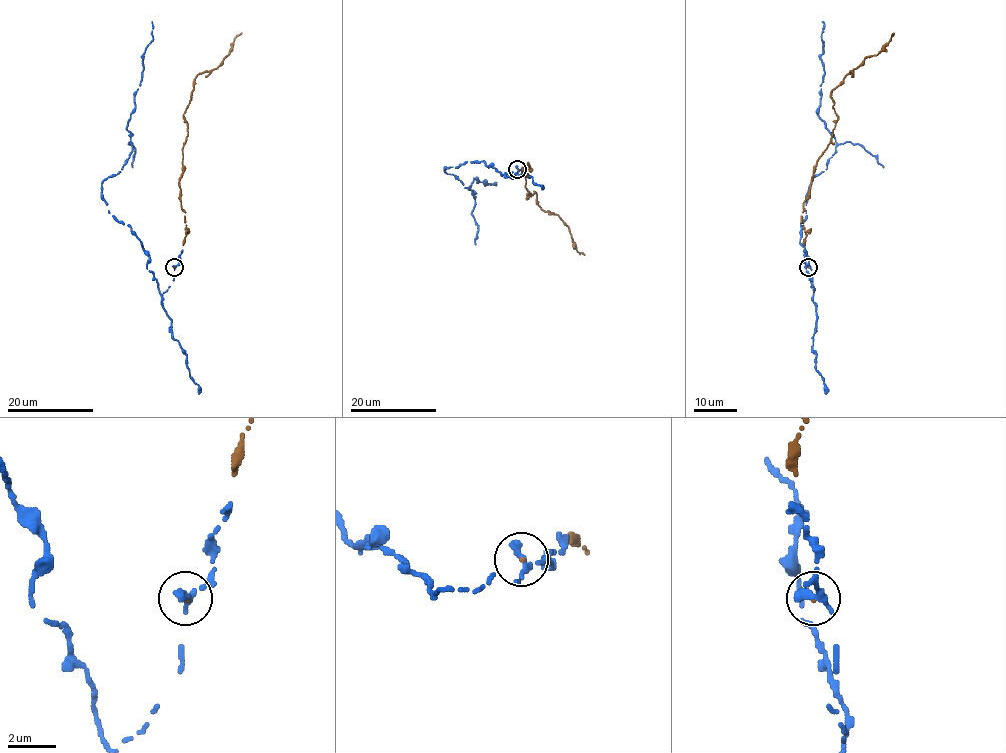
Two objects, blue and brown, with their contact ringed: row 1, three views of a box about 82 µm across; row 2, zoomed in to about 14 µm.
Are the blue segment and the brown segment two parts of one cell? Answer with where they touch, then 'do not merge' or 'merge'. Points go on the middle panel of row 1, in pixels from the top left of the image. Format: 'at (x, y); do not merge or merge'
at (517, 169); merge

